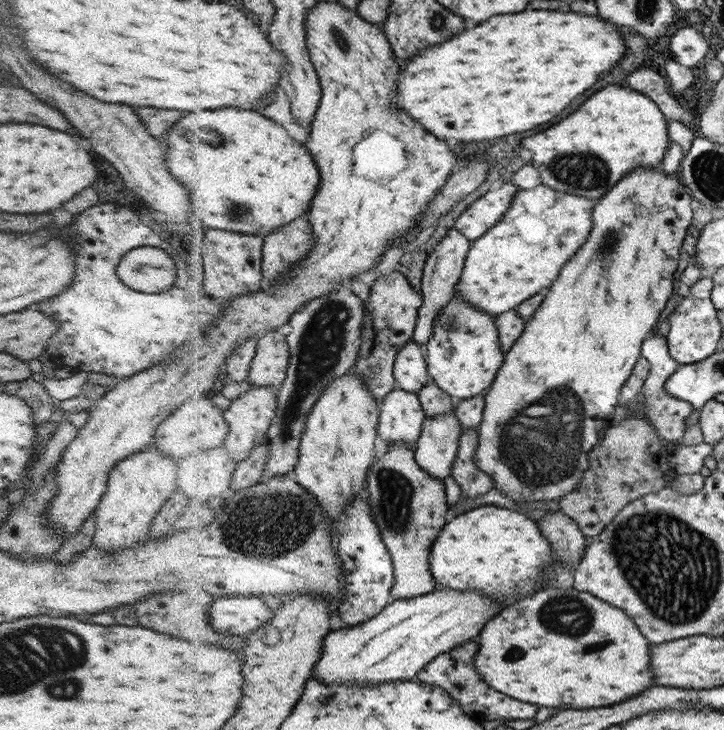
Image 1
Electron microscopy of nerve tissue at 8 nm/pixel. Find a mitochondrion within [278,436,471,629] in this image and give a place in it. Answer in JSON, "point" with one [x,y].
{"point":[394,494]}

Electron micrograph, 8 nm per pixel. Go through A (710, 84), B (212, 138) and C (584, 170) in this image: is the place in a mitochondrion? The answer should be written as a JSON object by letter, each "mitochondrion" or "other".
{"A":"other","B":"mitochondrion","C":"mitochondrion"}

